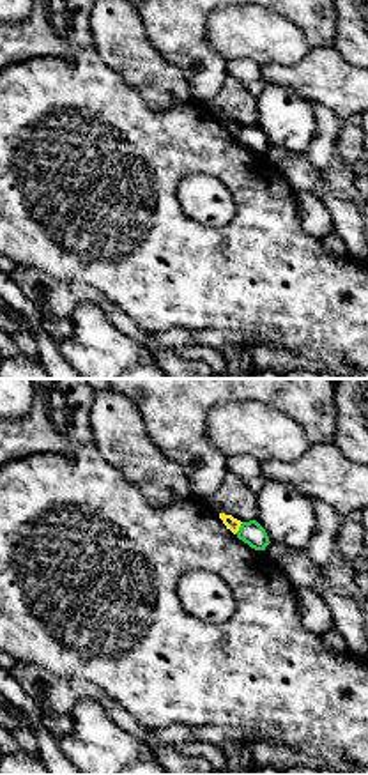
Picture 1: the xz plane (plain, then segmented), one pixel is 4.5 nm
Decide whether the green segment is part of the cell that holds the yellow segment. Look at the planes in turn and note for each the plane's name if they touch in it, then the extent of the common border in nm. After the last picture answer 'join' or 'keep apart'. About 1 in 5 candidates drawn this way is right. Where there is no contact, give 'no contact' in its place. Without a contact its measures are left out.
meets yellow in xz; contact 70 nm long

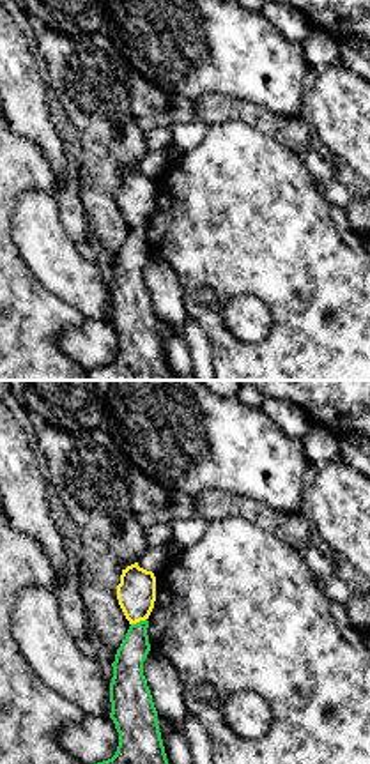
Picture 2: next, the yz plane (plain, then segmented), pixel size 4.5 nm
meets yellow in yz; contact 80 nm long

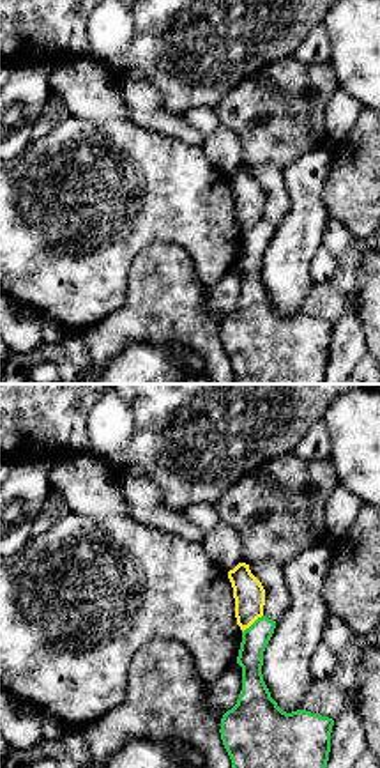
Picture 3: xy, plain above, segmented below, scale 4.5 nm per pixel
meets yellow in xy; contact 130 nm long

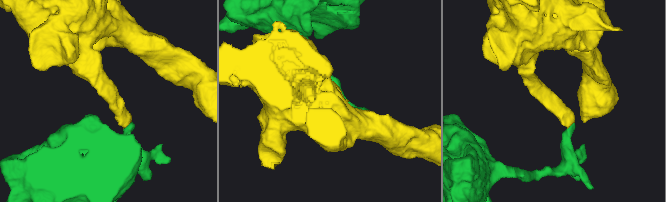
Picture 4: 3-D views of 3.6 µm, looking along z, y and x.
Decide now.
keep apart

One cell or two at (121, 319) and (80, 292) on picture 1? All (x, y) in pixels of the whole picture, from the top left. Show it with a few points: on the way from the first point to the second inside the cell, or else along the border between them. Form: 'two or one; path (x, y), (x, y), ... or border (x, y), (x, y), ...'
one; path (110, 308), (91, 294)

